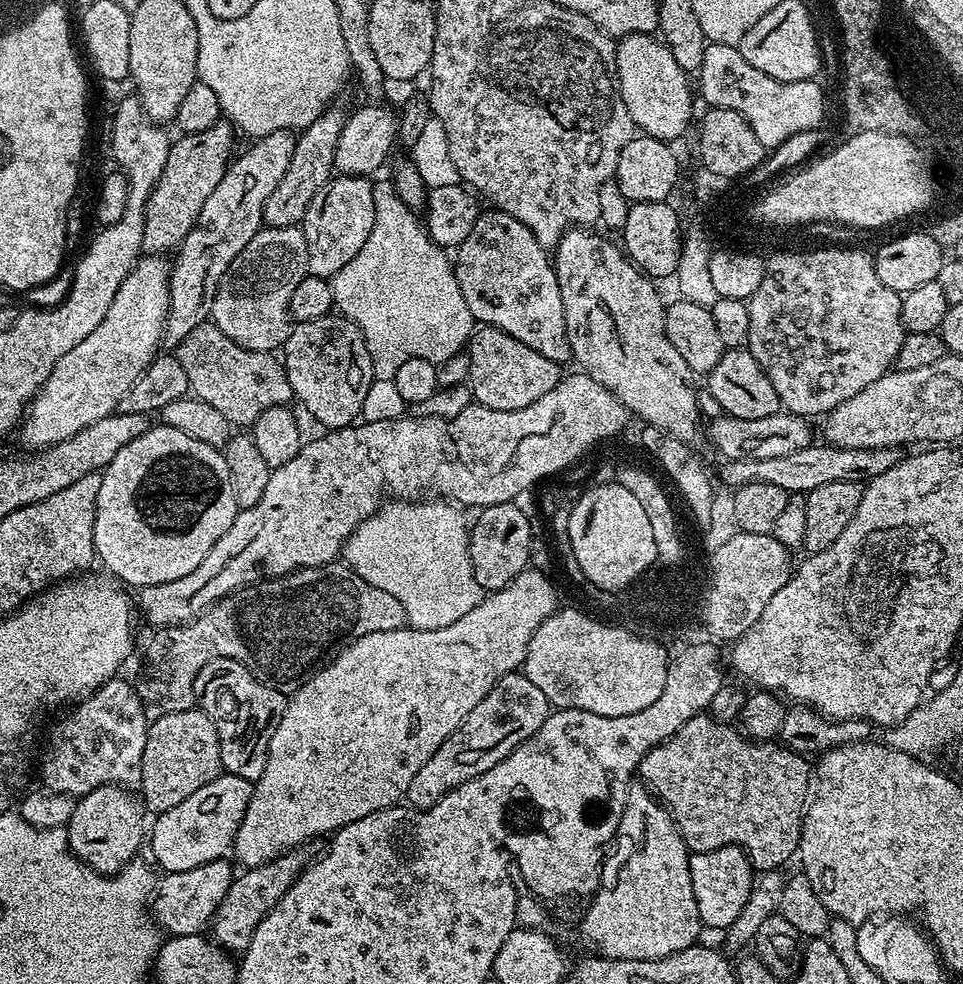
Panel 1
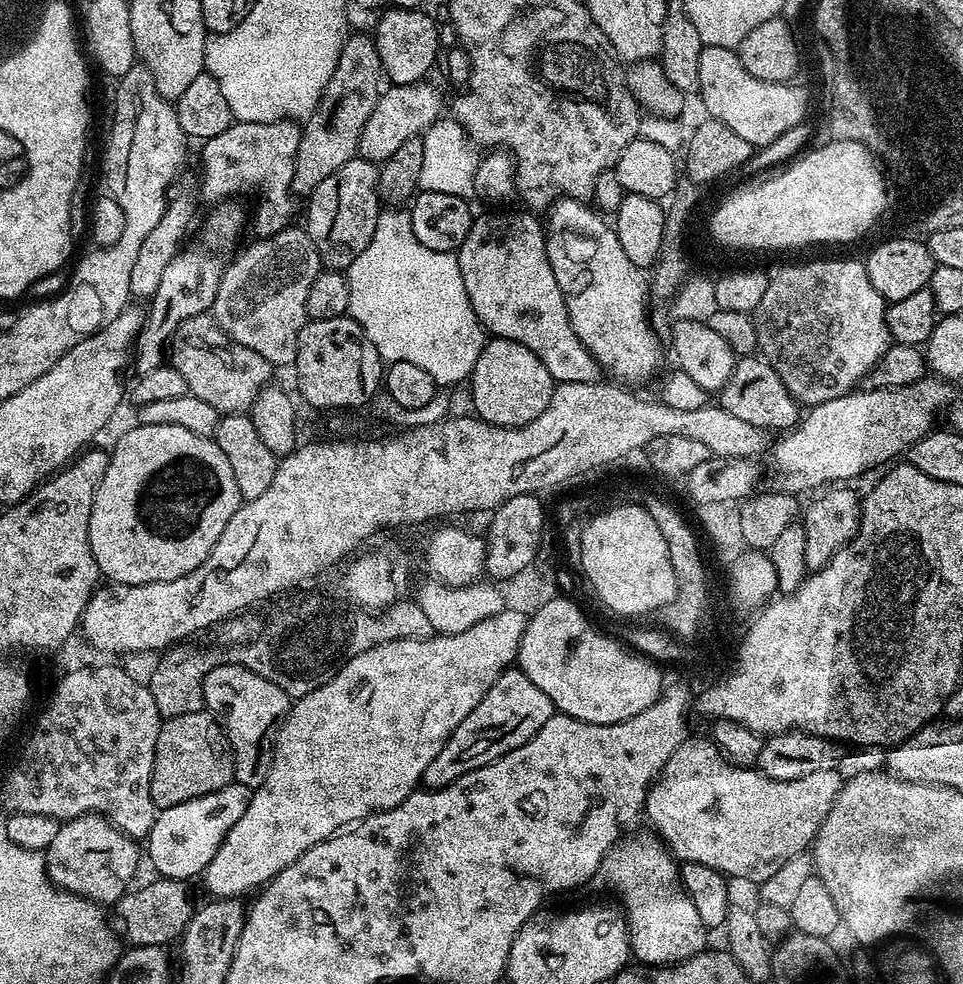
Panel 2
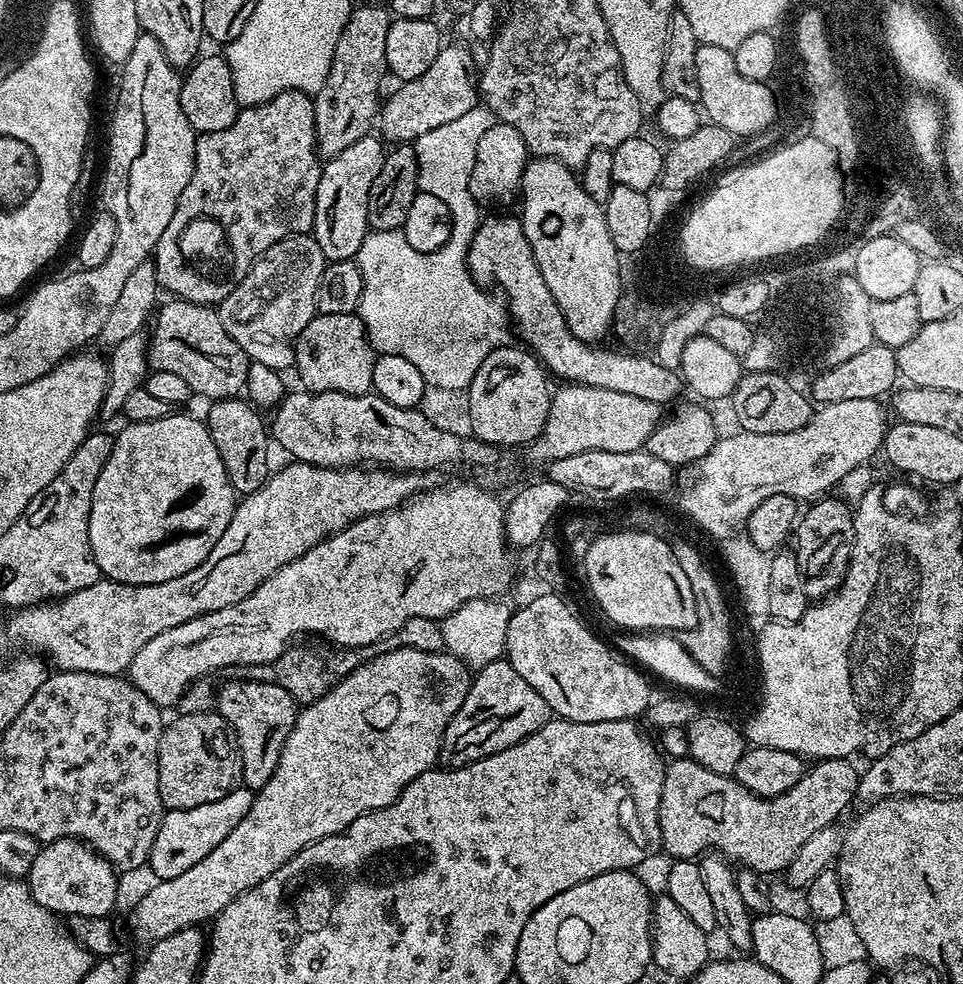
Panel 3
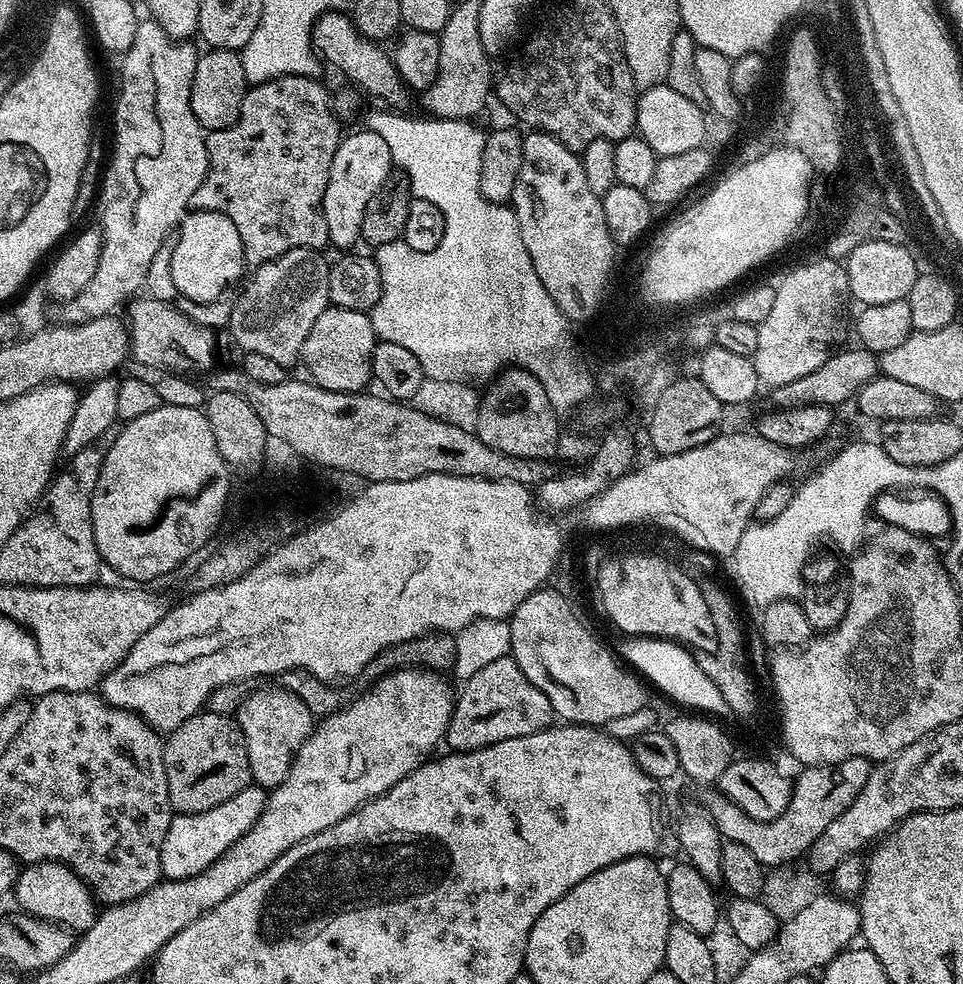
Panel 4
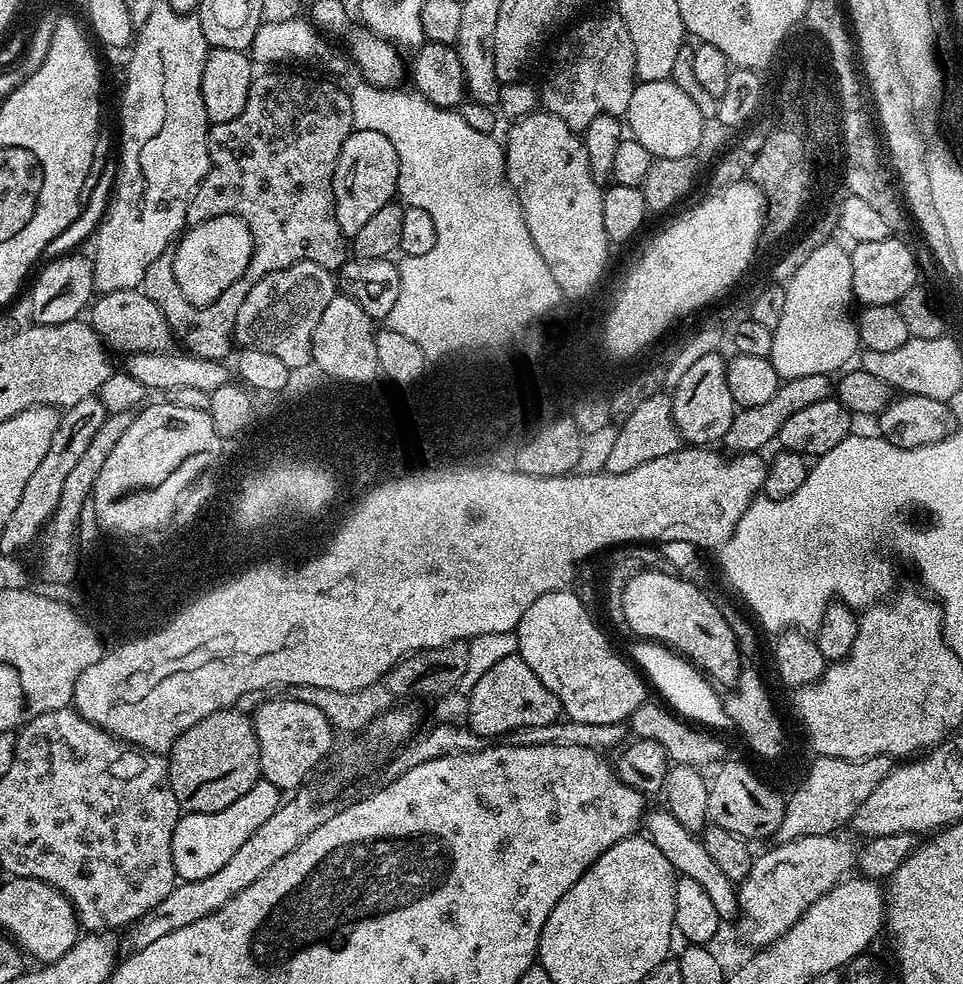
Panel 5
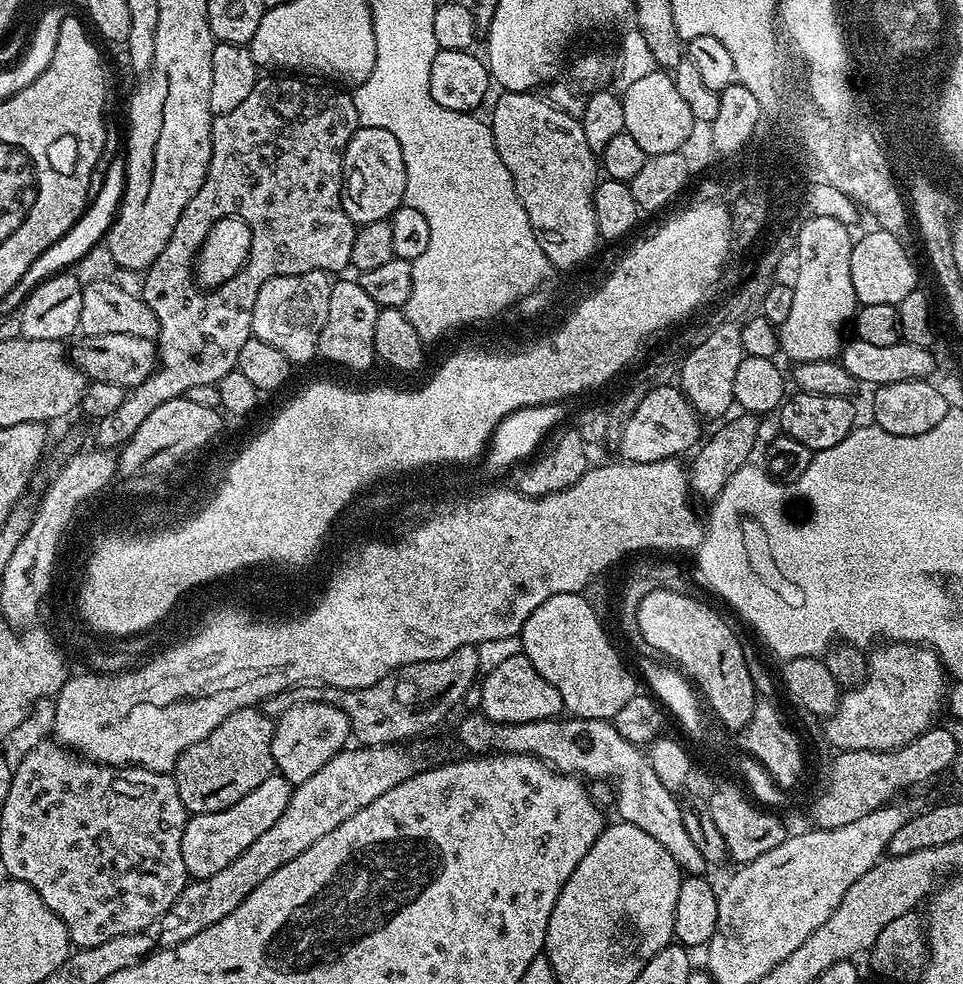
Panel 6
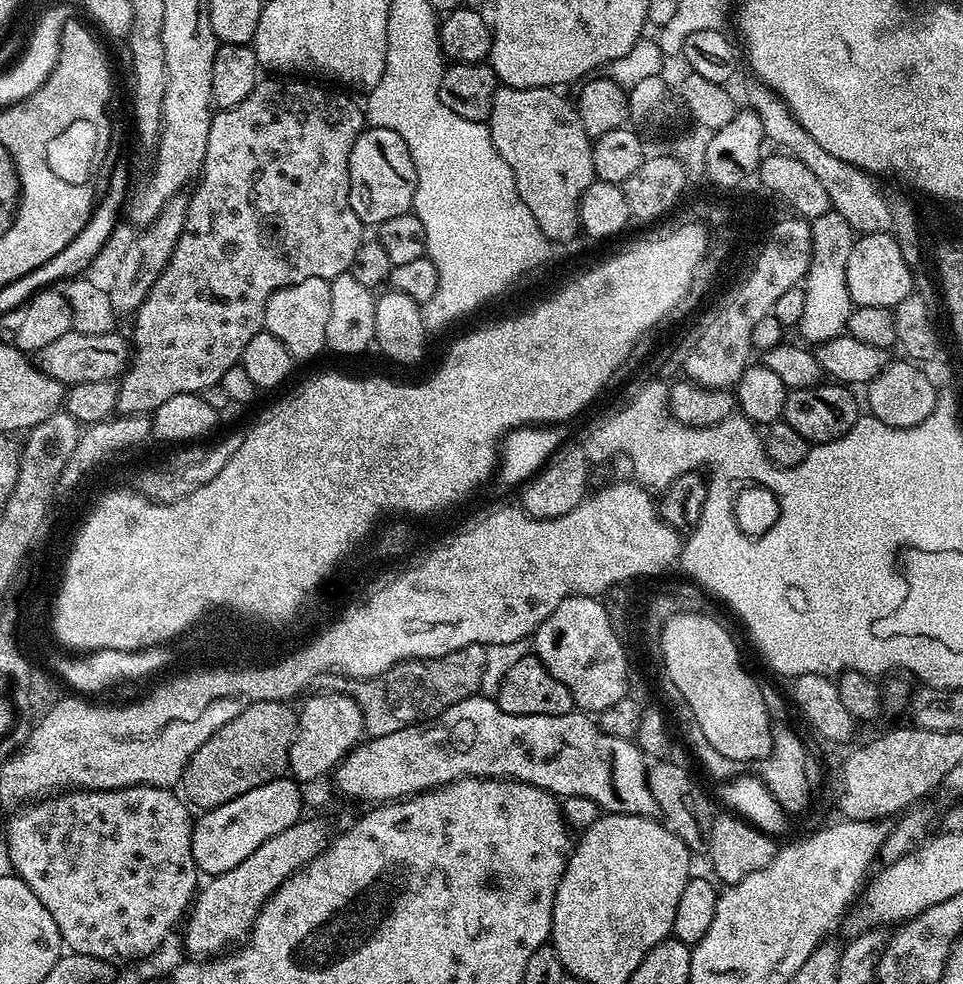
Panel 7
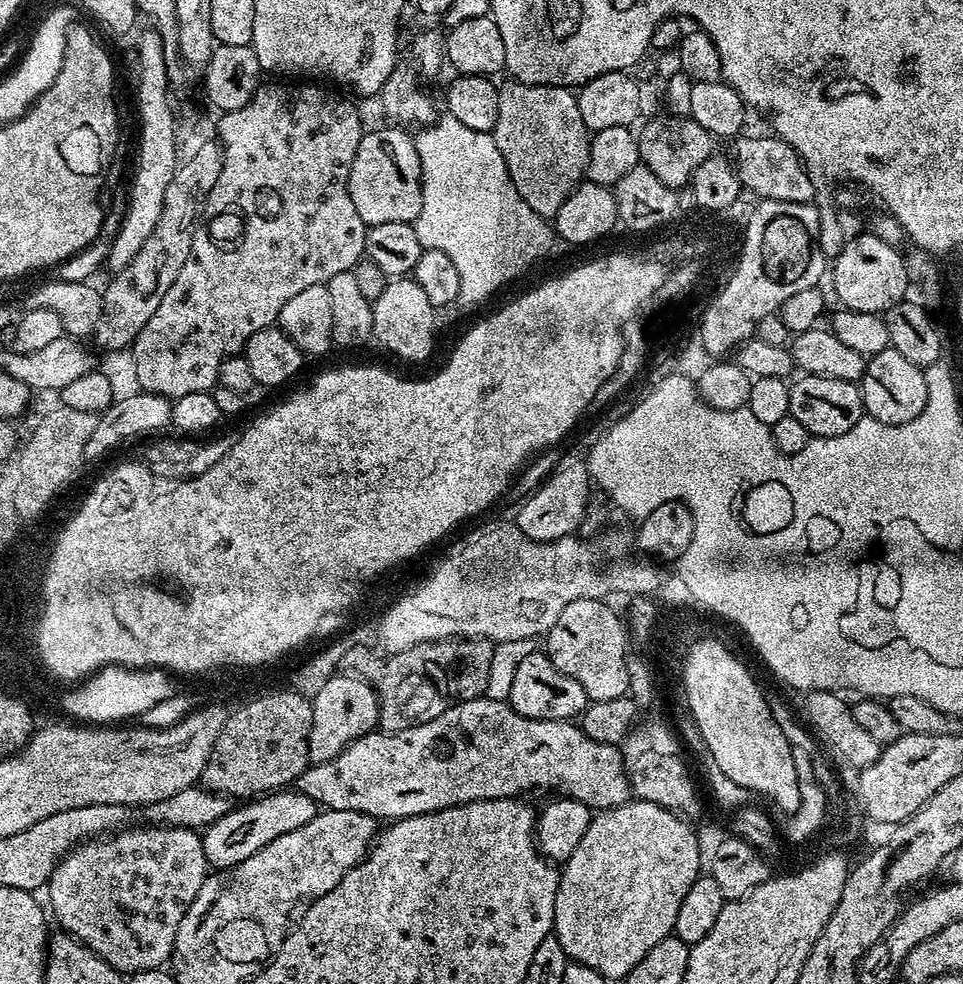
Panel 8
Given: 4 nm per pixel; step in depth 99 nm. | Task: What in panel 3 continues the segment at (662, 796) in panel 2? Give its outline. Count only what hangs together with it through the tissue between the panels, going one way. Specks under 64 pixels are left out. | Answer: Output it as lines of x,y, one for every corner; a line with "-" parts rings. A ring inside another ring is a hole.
848,758
813,763
803,778
786,790
786,794
759,796
746,790
746,786
732,776
714,774
714,770
706,770
706,766
694,759
673,759
664,769
660,799
660,843
663,851
668,851
672,860
696,860
711,850
740,868
761,874
783,873
794,854
802,850
802,845
818,834
818,830
833,827
836,819
847,810
848,803
857,799
856,788
860,785
860,778
858,768
852,763

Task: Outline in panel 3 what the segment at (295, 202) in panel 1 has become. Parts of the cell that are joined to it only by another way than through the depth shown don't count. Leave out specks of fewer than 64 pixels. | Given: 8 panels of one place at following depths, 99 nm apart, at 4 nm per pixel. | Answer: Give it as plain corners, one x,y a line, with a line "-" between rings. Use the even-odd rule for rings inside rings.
383,6
353,7
350,18
339,35
338,45
334,50
334,58
331,59
331,68
327,74
326,82
322,89
314,94
315,106
315,138
316,149
323,159
329,160
358,142
359,138
371,133
373,122
375,125
380,110
380,84
387,75
386,34
392,21
391,13

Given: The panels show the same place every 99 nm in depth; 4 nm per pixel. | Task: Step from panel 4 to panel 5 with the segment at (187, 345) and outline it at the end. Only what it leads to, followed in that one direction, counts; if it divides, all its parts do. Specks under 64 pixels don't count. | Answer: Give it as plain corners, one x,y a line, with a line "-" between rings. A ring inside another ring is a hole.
131,288
97,295
91,301
91,312
90,323
101,340
113,349
121,348
124,354
167,352
173,347
174,333
168,325
168,319
164,317
164,311
154,306
154,302
150,302
150,298
146,298
143,291

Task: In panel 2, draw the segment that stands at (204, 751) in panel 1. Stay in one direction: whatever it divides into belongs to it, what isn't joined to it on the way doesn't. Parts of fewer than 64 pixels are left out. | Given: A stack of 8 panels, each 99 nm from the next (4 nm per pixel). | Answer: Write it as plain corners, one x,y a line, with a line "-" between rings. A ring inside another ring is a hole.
205,710
170,716
161,723
150,778
150,798
157,809
190,802
190,798
218,790
233,780
232,748
228,745
228,735
223,724
211,712

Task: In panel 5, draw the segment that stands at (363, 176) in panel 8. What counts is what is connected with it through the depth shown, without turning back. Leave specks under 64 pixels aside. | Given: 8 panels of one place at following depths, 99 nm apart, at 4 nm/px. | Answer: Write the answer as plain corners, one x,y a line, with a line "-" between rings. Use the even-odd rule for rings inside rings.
357,128
346,138
346,142
342,142
332,185
334,214
344,237
356,236
363,224
370,222
370,218
374,218
382,206
393,203
397,195
396,179
399,173
398,154
386,134
378,134
378,130

